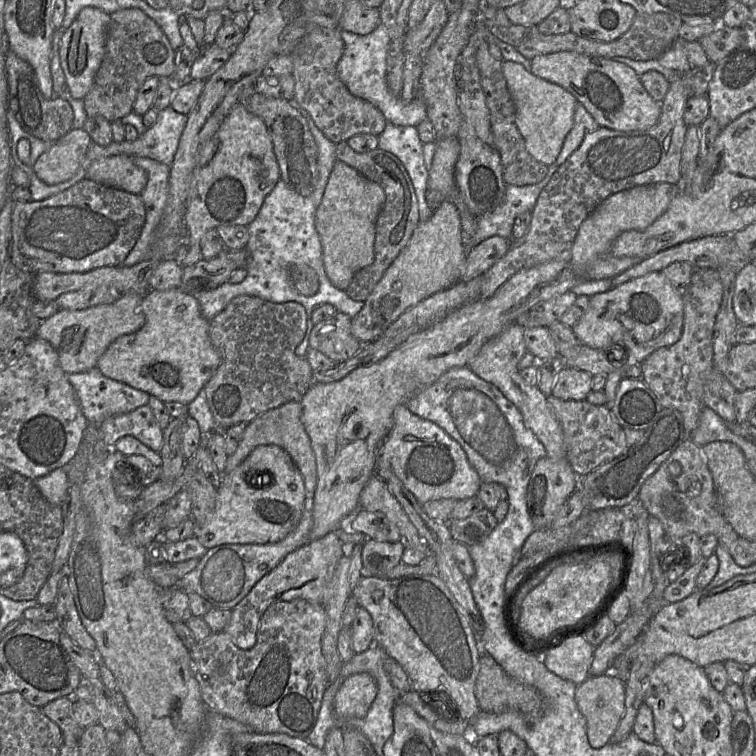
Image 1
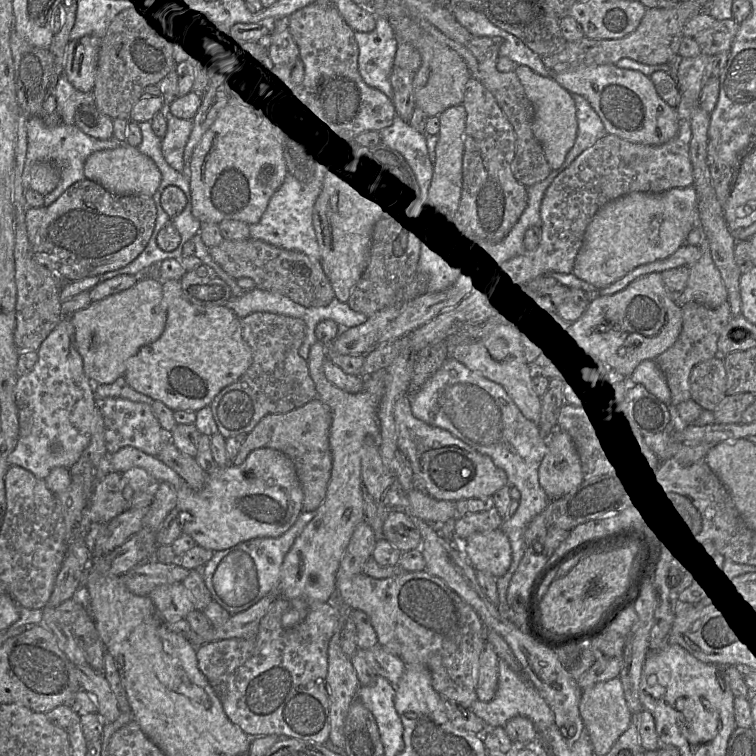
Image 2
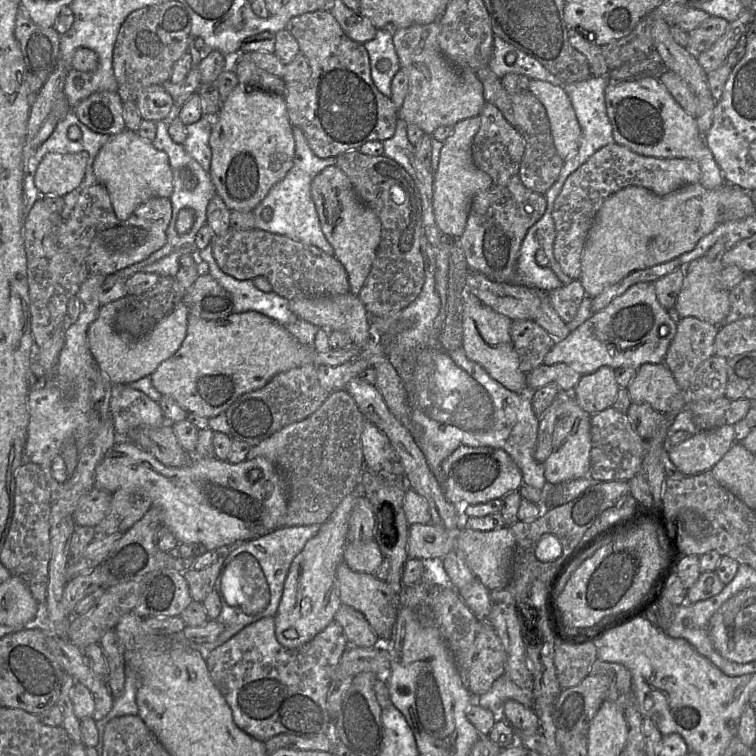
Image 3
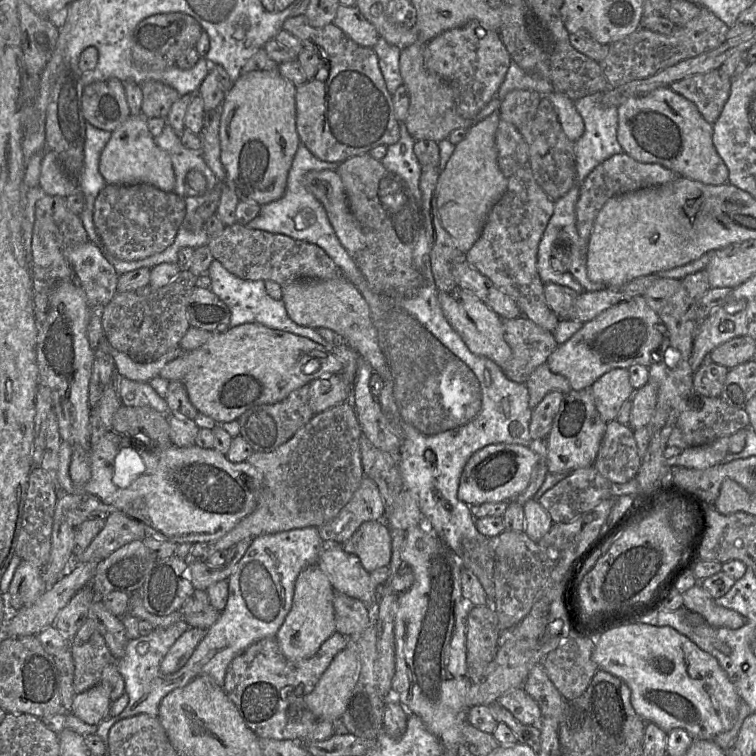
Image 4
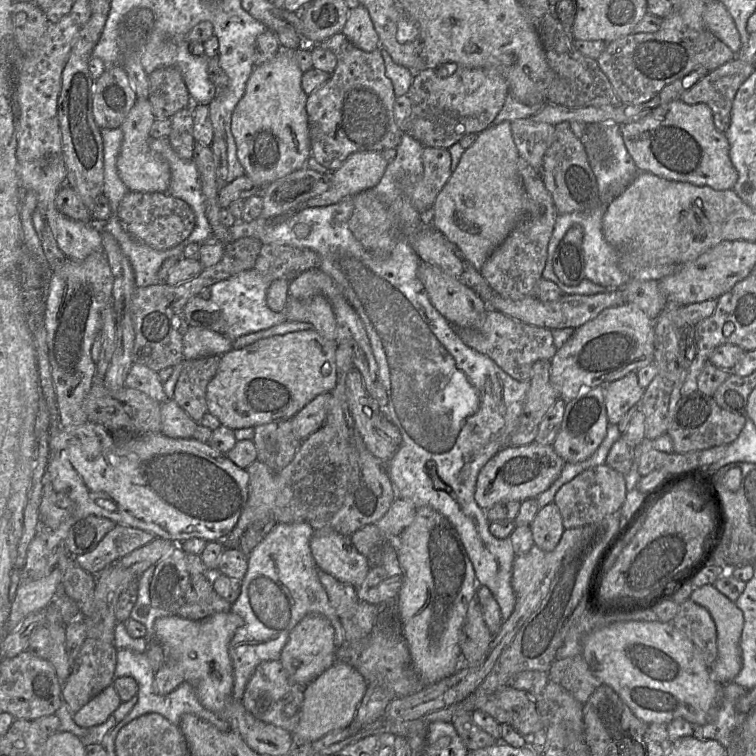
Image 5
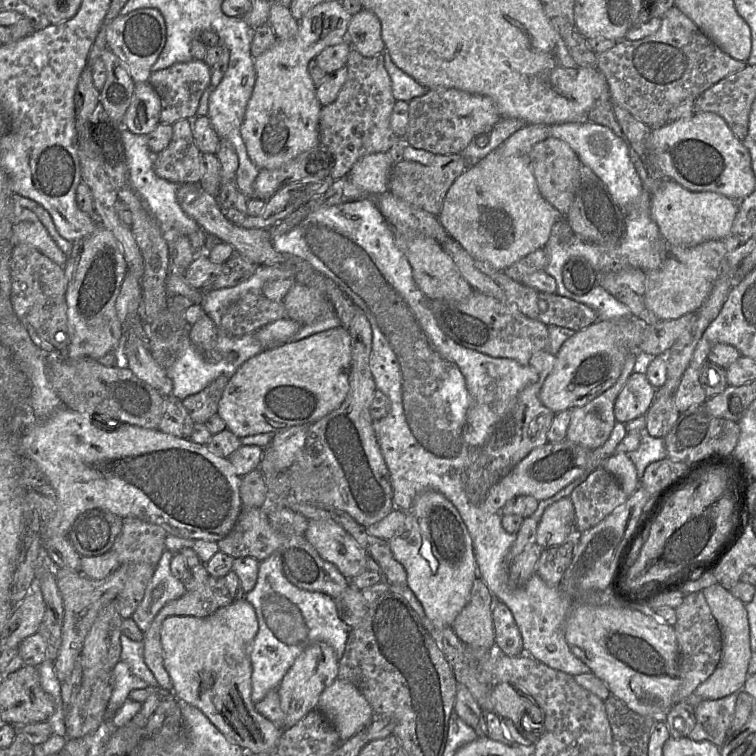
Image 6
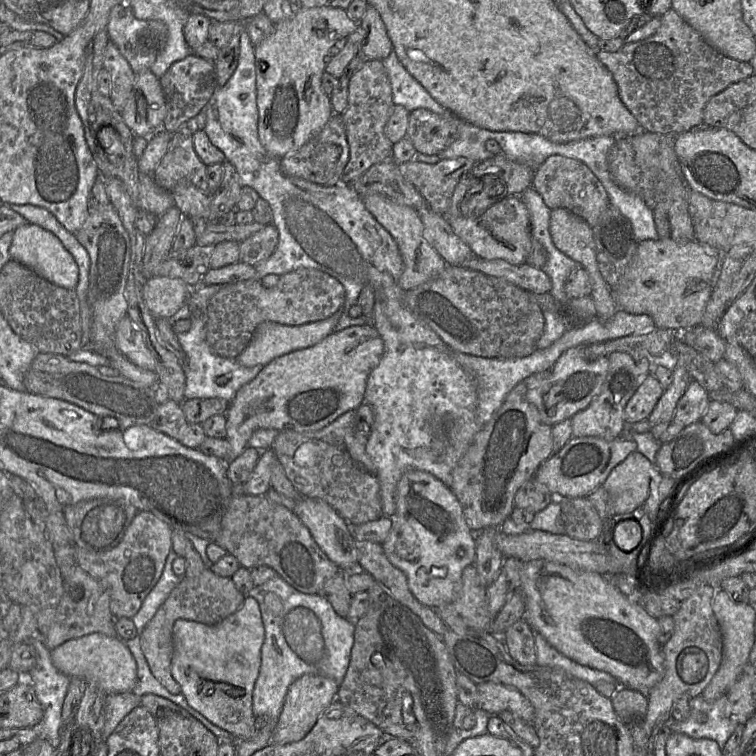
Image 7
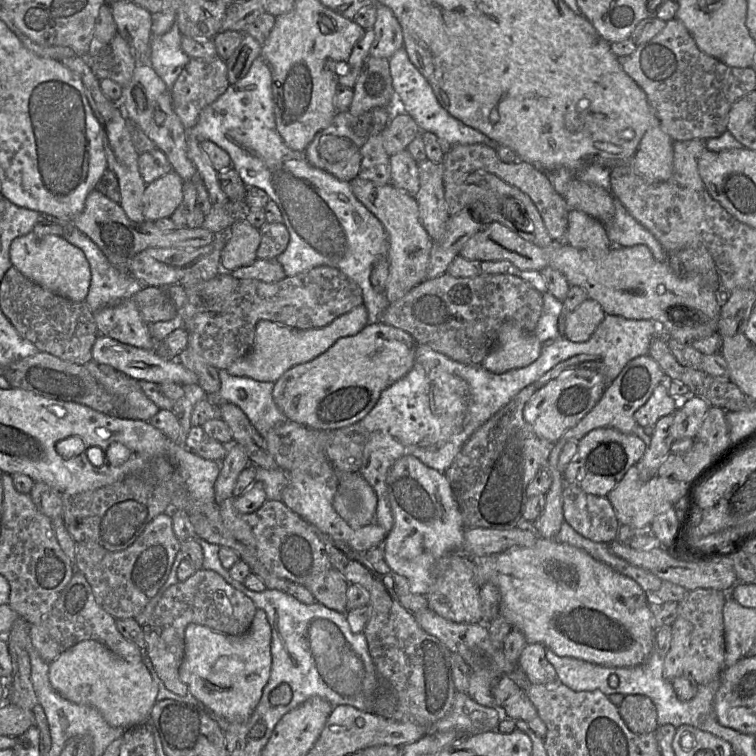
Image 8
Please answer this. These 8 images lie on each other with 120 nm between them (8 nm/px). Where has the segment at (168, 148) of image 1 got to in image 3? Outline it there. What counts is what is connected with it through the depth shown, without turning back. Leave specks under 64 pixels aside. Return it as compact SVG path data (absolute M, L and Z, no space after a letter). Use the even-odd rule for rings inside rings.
M202 116L197 122L186 125L187 137L183 143L186 152L206 171L209 171L212 157L209 146L212 127L213 119Z

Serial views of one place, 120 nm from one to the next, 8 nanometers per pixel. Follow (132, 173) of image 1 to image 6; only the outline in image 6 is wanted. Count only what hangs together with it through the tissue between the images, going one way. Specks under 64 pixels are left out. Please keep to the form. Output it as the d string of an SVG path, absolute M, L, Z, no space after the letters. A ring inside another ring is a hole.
M148 81L135 83L123 126L134 134L147 136L160 123L160 112L161 101L153 86Z

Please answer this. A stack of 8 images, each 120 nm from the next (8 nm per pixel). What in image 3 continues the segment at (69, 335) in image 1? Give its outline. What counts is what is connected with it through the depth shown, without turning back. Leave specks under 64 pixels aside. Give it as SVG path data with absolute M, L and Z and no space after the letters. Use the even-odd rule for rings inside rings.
M124 297L101 305L97 318L87 330L87 343L98 368L112 384L130 384L150 376L161 362L170 358L181 346L187 334L188 308L183 302L160 320L149 332L137 339L128 339L114 329L116 313L126 304Z

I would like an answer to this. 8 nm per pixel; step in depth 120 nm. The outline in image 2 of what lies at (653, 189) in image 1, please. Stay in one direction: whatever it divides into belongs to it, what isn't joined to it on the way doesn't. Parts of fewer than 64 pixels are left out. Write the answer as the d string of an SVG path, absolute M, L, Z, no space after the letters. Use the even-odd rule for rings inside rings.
M686 187L686 188L673 188L663 193L643 193L643 192L631 192L624 196L621 196L617 199L614 199L604 206L602 206L596 214L593 216L591 221L586 227L582 245L580 250L576 256L574 267L572 270L572 274L575 275L578 279L588 283L596 289L603 289L612 283L618 281L629 272L637 268L638 266L652 263L658 260L665 259L676 252L683 244L686 243L687 237L691 230L698 226L698 218L697 218L697 194L694 187Z

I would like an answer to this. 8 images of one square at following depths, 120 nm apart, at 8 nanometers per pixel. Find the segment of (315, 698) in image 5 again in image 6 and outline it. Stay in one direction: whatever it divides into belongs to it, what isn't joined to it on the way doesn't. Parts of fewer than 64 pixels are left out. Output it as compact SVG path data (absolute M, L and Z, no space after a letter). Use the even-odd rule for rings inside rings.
M338 678L323 690L316 709L334 726L342 742L366 729L374 719L372 707L360 691Z

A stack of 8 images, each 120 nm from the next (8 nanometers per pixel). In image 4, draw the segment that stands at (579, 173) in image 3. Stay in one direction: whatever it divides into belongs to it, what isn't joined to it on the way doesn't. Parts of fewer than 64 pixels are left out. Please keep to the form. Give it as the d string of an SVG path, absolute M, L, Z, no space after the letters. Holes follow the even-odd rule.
M625 152L611 156L597 165L585 178L579 188L575 205L575 225L580 240L588 249L588 241L593 231L598 213L605 203L616 195L621 195L643 188L660 186L680 177L676 172L658 163L642 163Z

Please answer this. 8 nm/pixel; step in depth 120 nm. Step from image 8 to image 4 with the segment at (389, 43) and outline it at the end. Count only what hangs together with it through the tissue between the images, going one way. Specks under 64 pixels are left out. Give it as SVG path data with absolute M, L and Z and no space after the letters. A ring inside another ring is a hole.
M340 4L333 24L362 47L373 48L380 37L376 28L362 15L356 6Z

